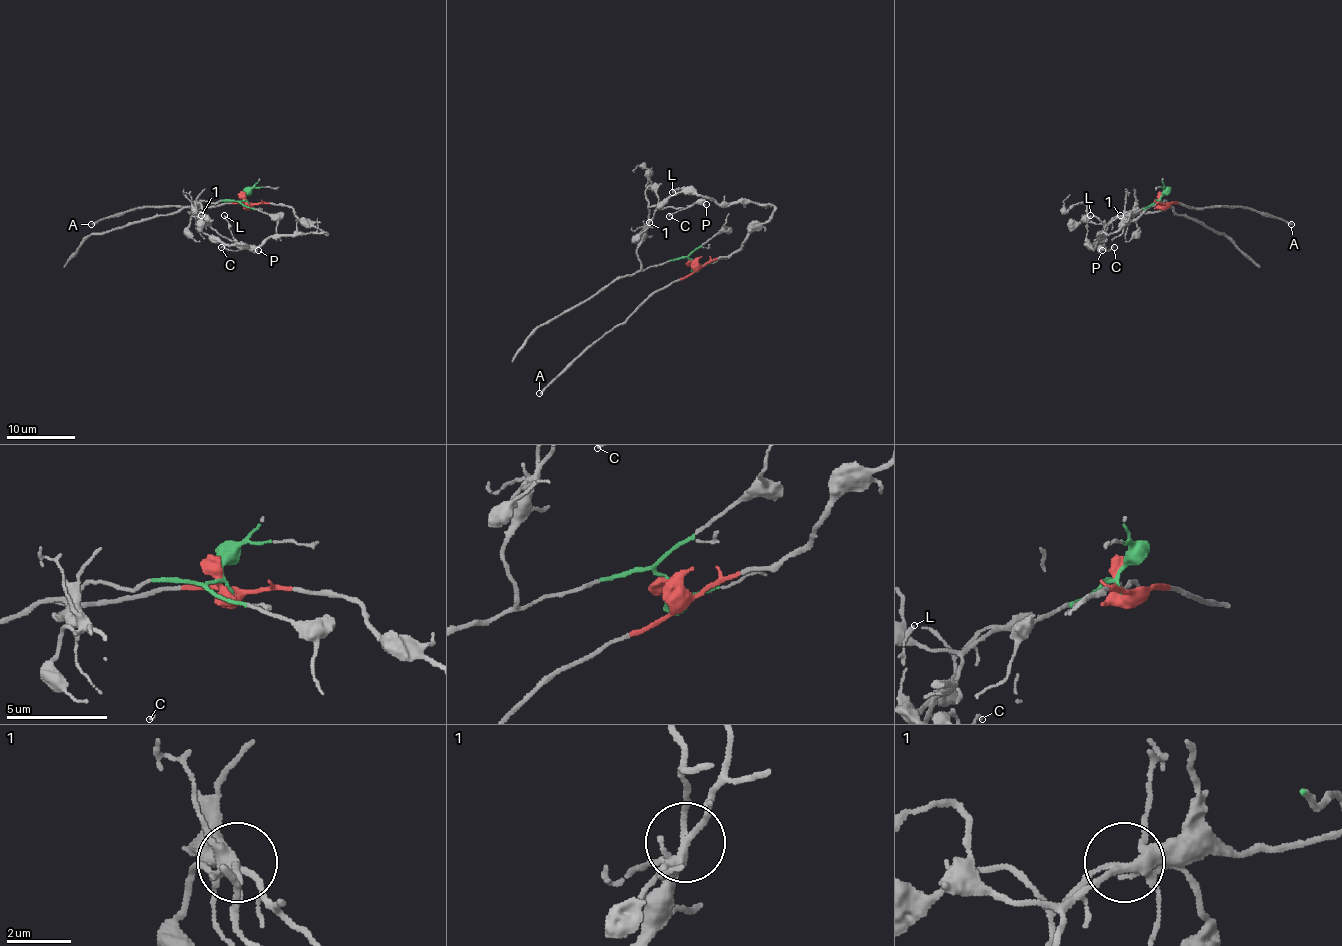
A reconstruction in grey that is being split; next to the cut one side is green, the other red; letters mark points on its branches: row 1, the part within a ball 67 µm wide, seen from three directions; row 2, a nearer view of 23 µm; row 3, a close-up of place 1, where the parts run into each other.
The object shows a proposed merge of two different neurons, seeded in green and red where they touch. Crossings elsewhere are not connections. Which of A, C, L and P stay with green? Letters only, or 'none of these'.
C, P

